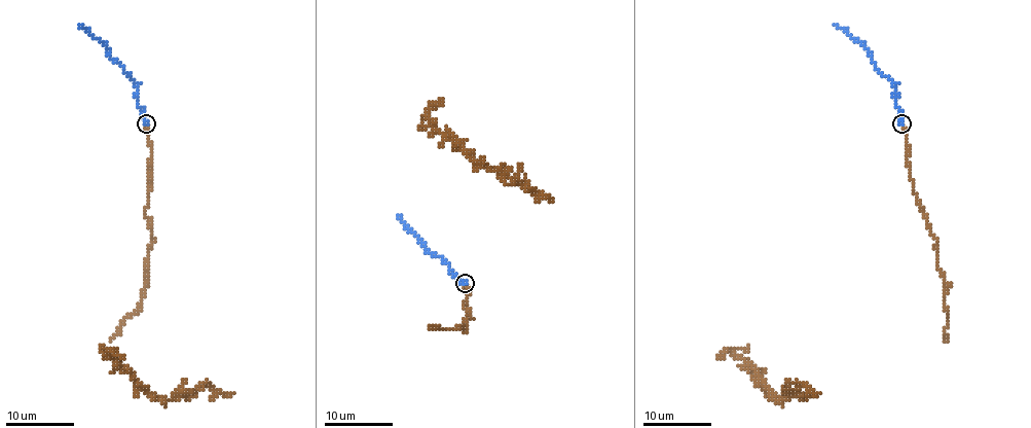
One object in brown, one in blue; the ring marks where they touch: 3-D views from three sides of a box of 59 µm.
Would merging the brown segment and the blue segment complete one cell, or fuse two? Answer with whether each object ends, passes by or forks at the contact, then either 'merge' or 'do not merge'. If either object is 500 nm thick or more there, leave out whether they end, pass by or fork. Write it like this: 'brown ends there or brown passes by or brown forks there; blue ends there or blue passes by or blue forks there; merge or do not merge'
brown ends there; blue ends there; do not merge

